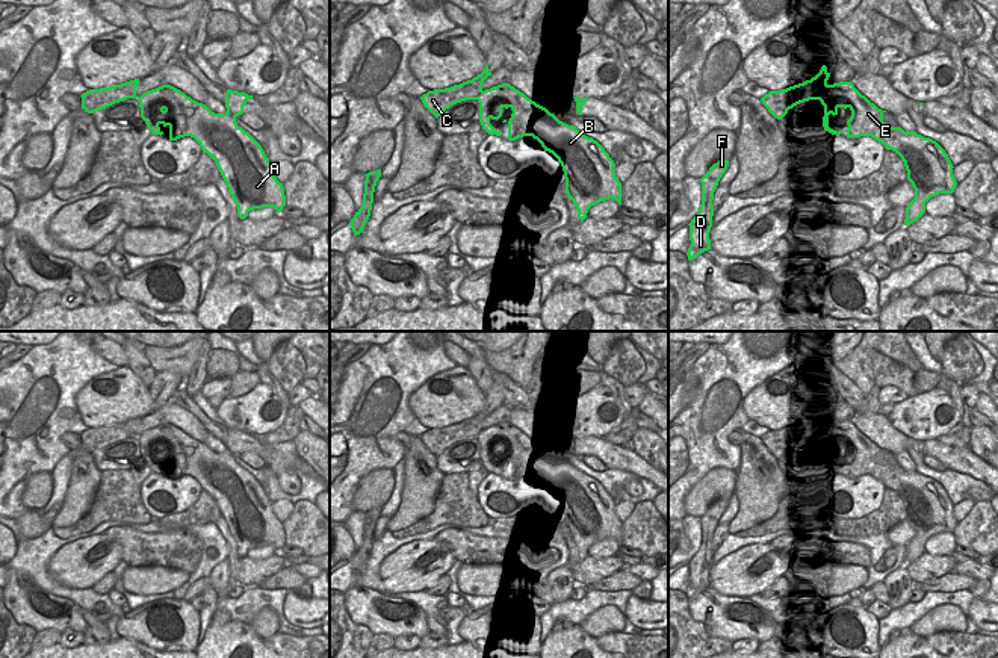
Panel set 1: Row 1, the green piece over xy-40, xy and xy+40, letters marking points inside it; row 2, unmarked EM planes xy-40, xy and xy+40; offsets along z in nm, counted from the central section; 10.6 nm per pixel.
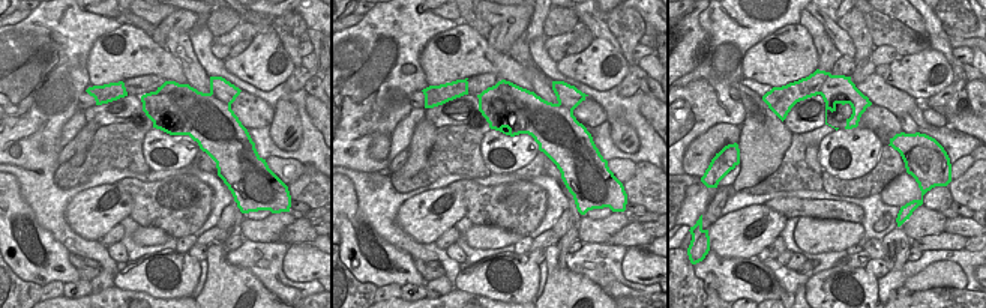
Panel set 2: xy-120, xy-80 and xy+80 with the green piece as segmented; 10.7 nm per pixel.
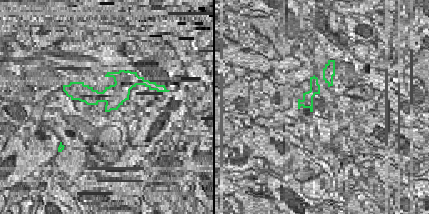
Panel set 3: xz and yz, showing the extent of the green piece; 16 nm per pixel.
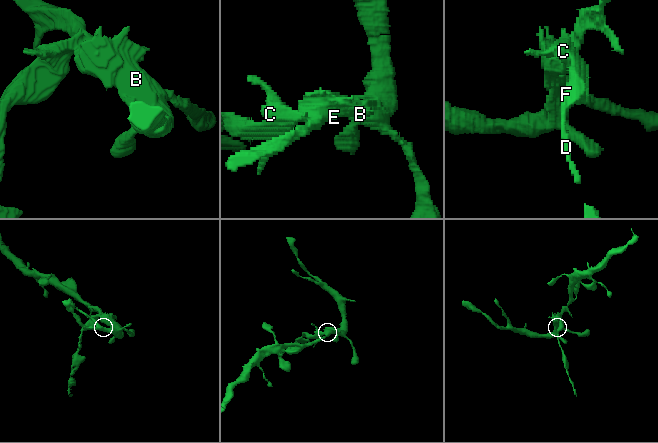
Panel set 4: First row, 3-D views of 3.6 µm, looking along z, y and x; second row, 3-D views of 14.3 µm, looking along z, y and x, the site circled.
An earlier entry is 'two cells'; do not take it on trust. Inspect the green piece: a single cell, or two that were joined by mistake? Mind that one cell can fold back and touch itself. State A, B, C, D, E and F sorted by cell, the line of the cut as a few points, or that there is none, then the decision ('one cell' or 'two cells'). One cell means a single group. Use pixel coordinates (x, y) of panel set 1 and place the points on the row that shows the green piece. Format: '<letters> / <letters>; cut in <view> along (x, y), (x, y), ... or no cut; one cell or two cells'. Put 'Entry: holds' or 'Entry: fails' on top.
Entry: holds
A B E / C D F; cut in xy+40 along (829, 85), (818, 99); two cells

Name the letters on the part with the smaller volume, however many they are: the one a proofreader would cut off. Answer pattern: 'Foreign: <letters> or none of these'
Foreign: C, D, F

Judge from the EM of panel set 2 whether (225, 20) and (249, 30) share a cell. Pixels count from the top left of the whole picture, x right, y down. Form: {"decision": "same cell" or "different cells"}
{"decision": "different cells"}

